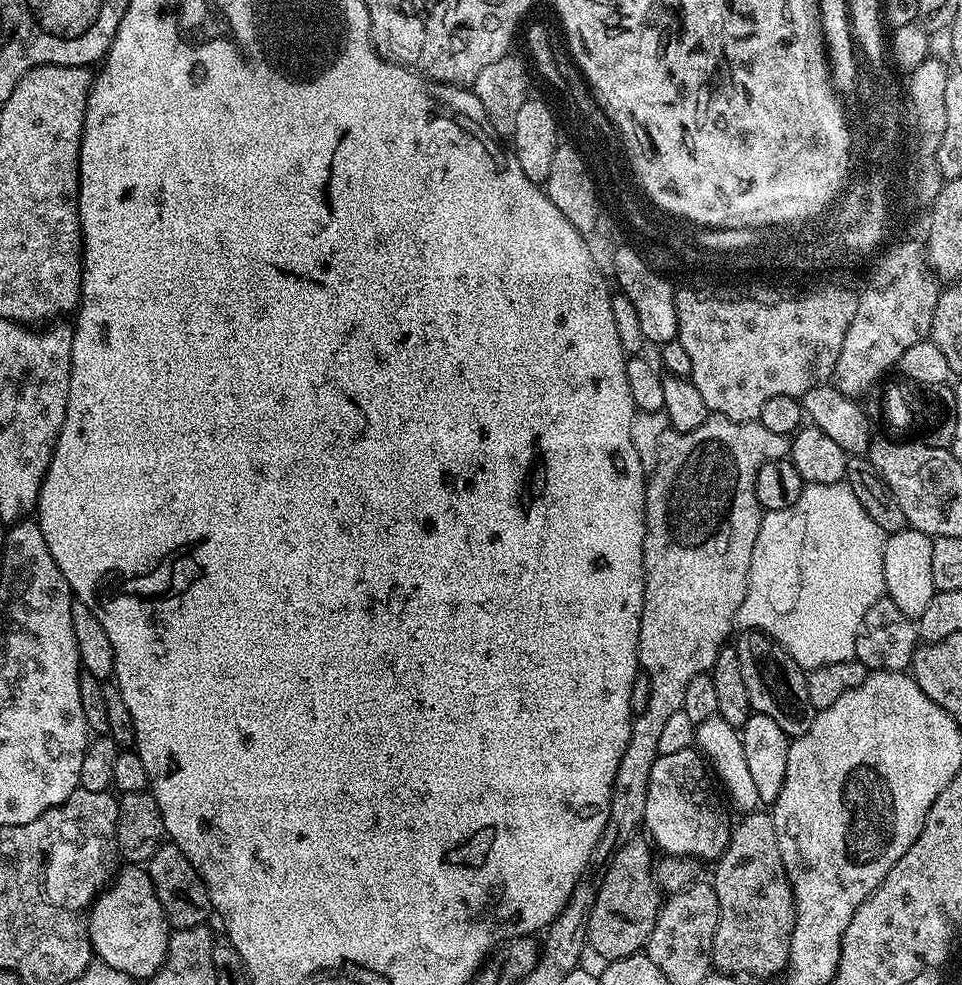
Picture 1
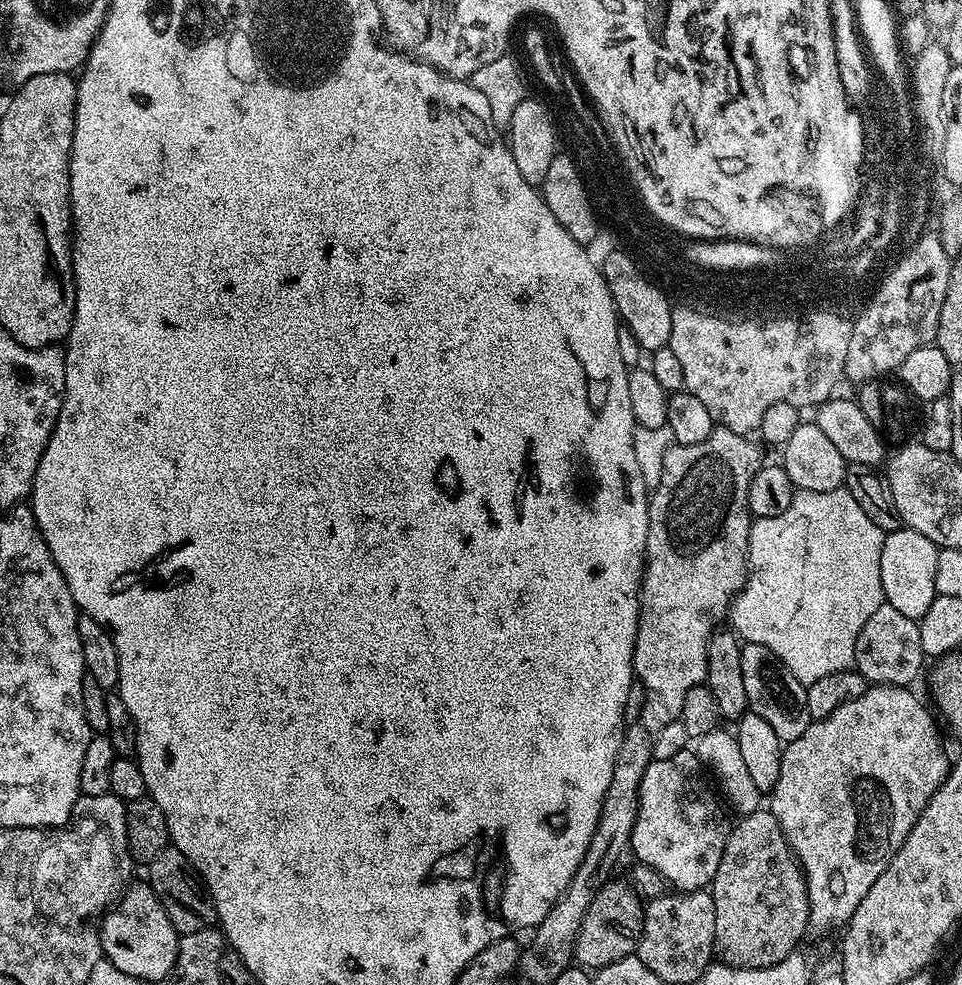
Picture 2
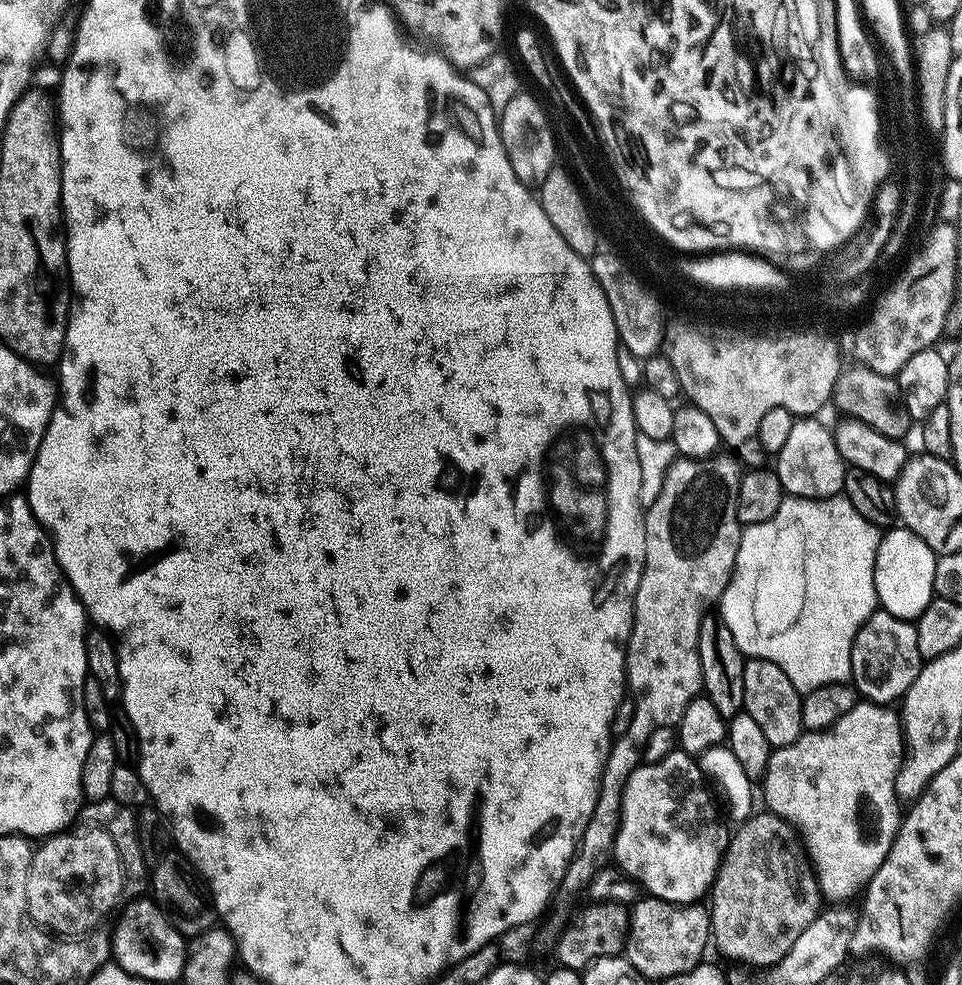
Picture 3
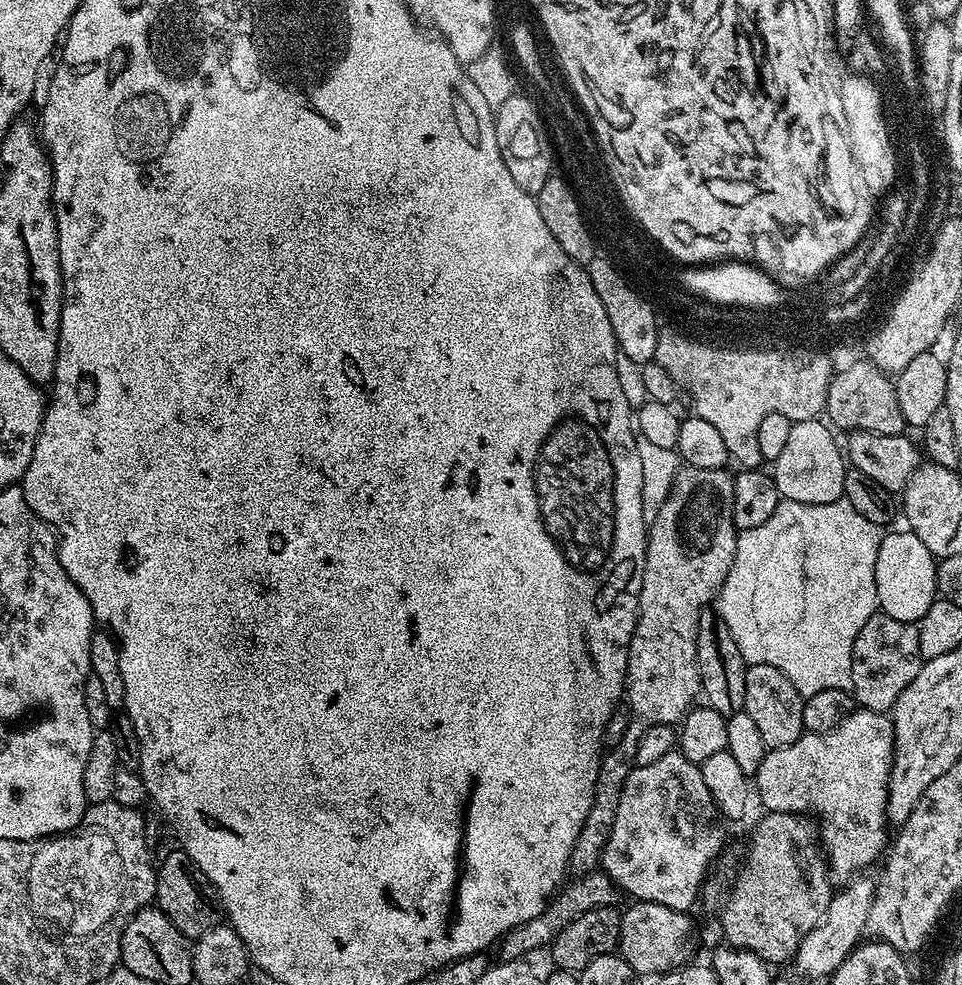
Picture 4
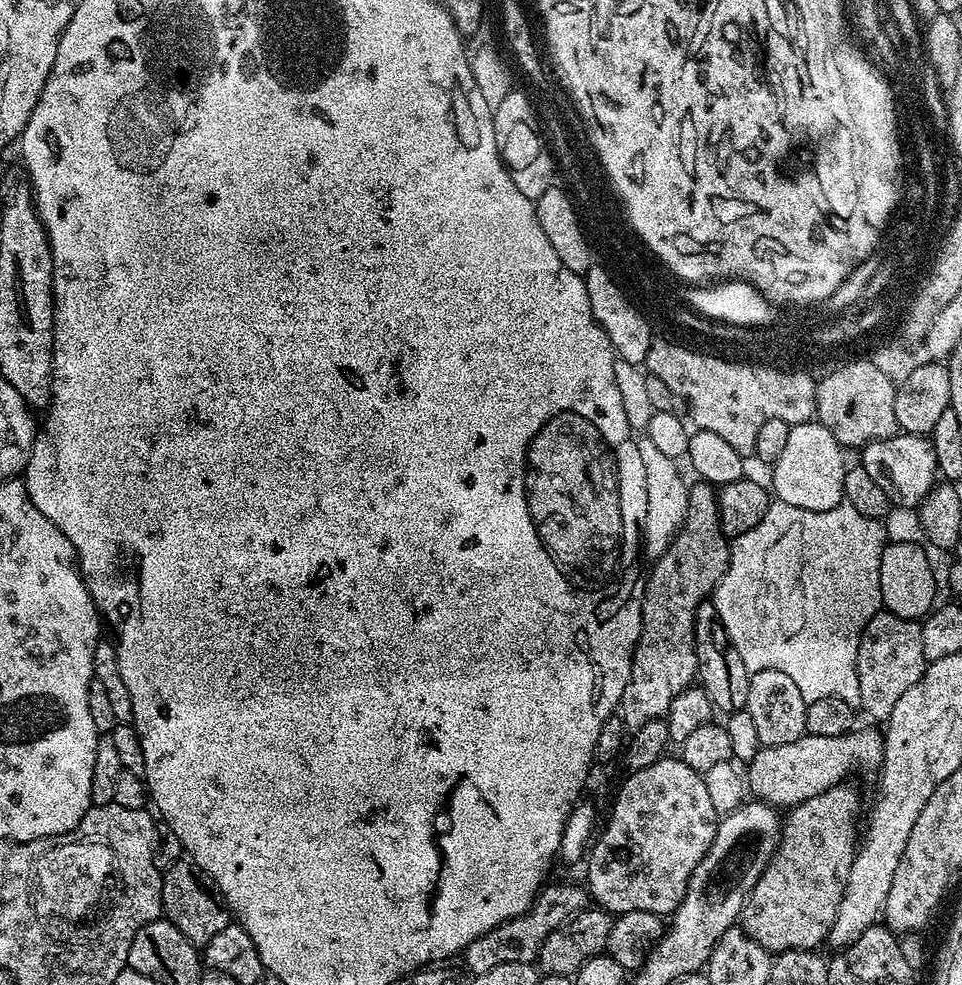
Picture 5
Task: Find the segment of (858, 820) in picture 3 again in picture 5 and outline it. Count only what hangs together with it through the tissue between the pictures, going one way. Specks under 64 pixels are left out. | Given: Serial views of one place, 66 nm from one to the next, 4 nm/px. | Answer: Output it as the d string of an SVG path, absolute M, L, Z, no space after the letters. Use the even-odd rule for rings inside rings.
M857 727L844 736L822 738L804 735L798 742L786 746L761 747L754 758L747 761L746 788L757 801L773 806L795 806L822 794L835 784L845 783L851 772L875 773L884 761L884 737L872 728Z

